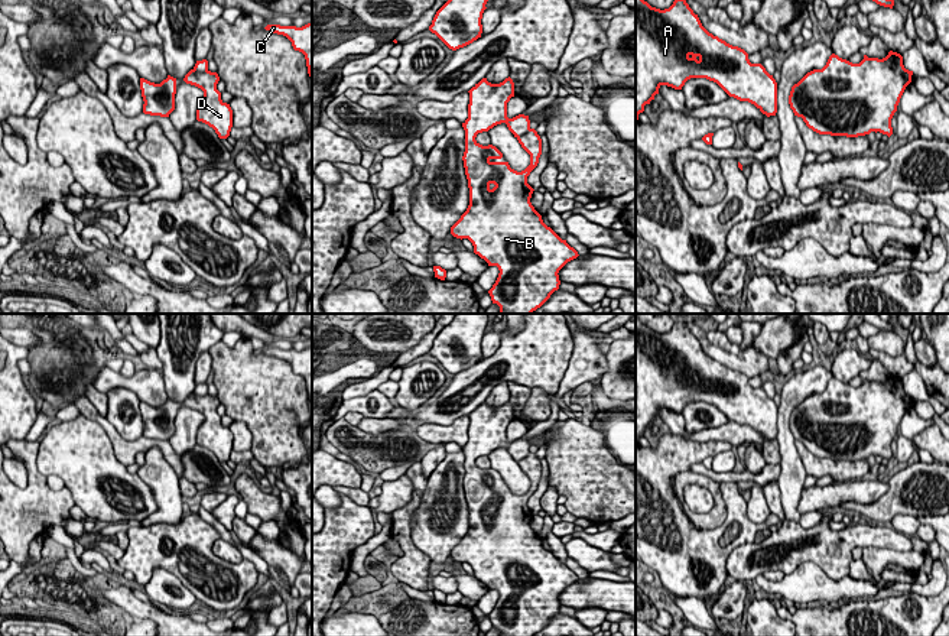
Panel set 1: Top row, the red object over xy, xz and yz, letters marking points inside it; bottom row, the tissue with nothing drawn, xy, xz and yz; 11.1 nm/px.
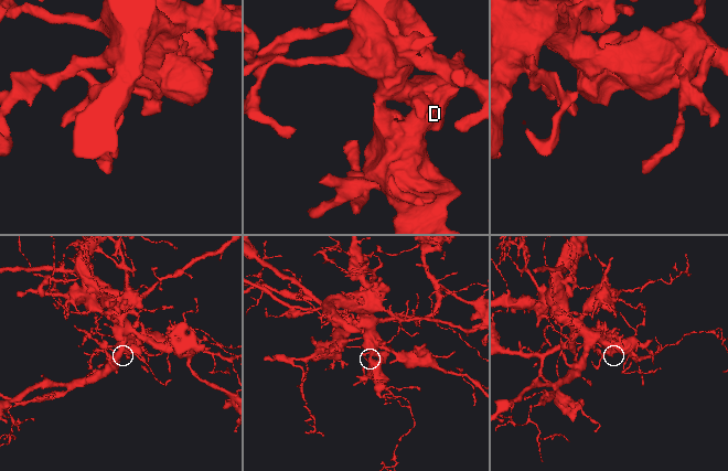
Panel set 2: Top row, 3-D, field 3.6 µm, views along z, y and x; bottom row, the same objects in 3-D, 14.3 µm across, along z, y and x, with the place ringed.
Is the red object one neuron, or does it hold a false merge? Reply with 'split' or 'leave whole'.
leave whole

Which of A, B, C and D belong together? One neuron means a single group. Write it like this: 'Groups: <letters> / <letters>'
Groups: A B C D

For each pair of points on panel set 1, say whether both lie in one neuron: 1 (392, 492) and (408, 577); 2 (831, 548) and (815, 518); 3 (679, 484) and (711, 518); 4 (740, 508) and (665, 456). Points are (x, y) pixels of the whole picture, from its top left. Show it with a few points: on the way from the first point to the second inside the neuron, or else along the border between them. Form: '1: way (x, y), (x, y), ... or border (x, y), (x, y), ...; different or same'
1: border (408, 477), (412, 484), (412, 497), (392, 513); different
2: border (824, 516), (809, 528), (799, 525); different
3: way (695, 479), (707, 482), (715, 490), (717, 502); same
4: way (709, 535), (692, 535), (675, 518), (665, 487); same

